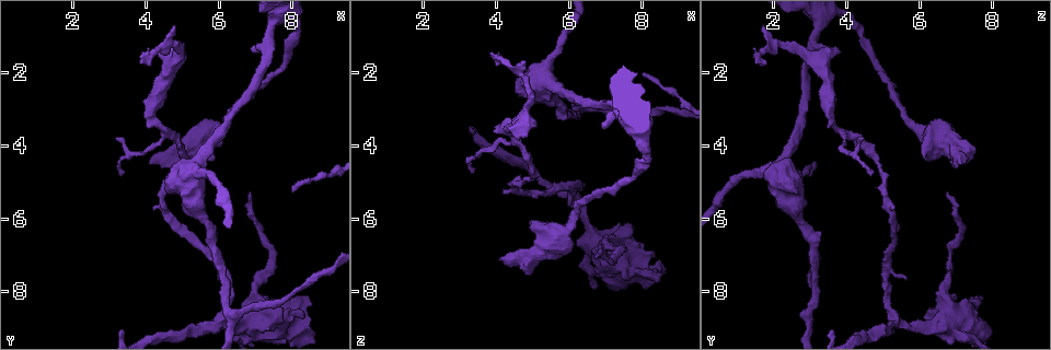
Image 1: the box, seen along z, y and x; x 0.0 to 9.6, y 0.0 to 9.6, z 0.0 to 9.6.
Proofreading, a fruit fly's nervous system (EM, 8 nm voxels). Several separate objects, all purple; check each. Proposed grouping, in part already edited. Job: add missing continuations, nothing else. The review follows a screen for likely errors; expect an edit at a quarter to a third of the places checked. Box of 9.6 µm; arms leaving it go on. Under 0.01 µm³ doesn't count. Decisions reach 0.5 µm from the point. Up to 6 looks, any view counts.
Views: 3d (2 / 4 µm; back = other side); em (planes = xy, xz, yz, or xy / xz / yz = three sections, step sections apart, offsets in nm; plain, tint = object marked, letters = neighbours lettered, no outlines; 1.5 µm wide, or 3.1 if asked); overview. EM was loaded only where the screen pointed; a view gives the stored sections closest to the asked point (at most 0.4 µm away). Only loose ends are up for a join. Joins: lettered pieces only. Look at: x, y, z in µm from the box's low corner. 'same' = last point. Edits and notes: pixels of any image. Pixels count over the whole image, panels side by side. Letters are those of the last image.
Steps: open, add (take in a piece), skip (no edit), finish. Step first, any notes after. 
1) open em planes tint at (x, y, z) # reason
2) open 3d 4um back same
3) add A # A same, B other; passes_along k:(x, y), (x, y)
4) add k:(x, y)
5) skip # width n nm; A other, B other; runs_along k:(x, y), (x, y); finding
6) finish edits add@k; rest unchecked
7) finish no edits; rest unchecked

open 3d 2um back at (4.80, 0.70, 1.70) # an open end

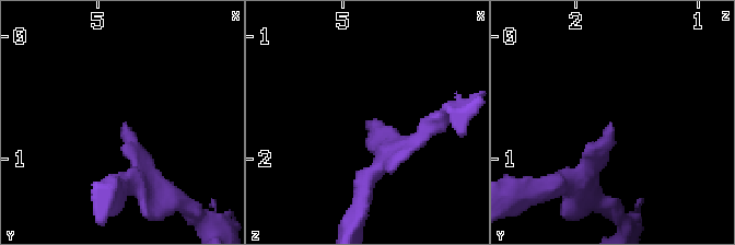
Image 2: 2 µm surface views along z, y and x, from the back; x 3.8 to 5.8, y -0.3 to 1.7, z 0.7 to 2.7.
open em planes tint at (4.78, 0.76, 1.70)

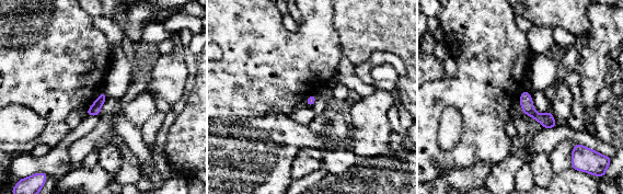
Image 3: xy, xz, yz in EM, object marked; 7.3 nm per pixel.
open em planes letters same

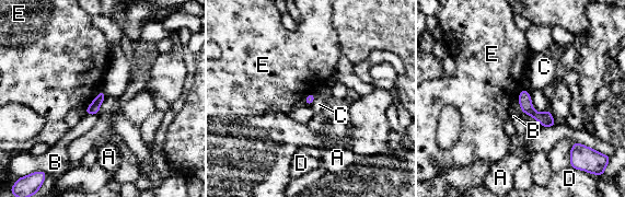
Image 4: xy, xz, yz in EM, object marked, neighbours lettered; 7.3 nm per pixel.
skip # longest_contact E 200 nm; A other, B other, C other, D other, E other; runs_along 4:(523, 93), (525, 105), (552, 123); none of them fits

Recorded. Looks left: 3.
open 3d 4um at (4.95, 4.40, 6.10) # thick end

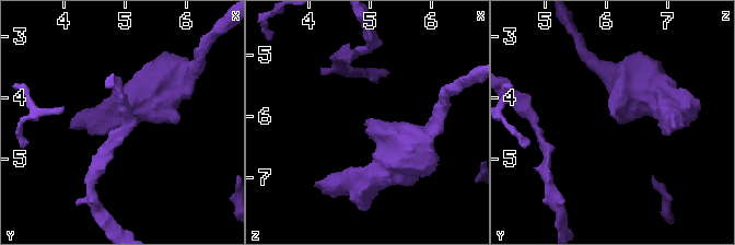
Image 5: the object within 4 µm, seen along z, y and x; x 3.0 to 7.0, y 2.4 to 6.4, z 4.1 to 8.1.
open em xy step 4 letters at (4.90, 4.35, 6.10) # need the tissue

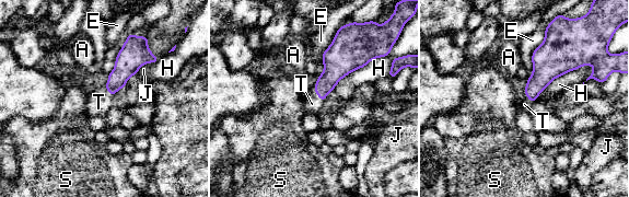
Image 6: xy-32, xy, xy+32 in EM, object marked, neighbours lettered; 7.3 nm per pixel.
add T # longest_contact H 400 nm; A other, E other, H other, J other, S other, T same; it goes on there

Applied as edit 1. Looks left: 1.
finish edits add@6; rest unchecked

